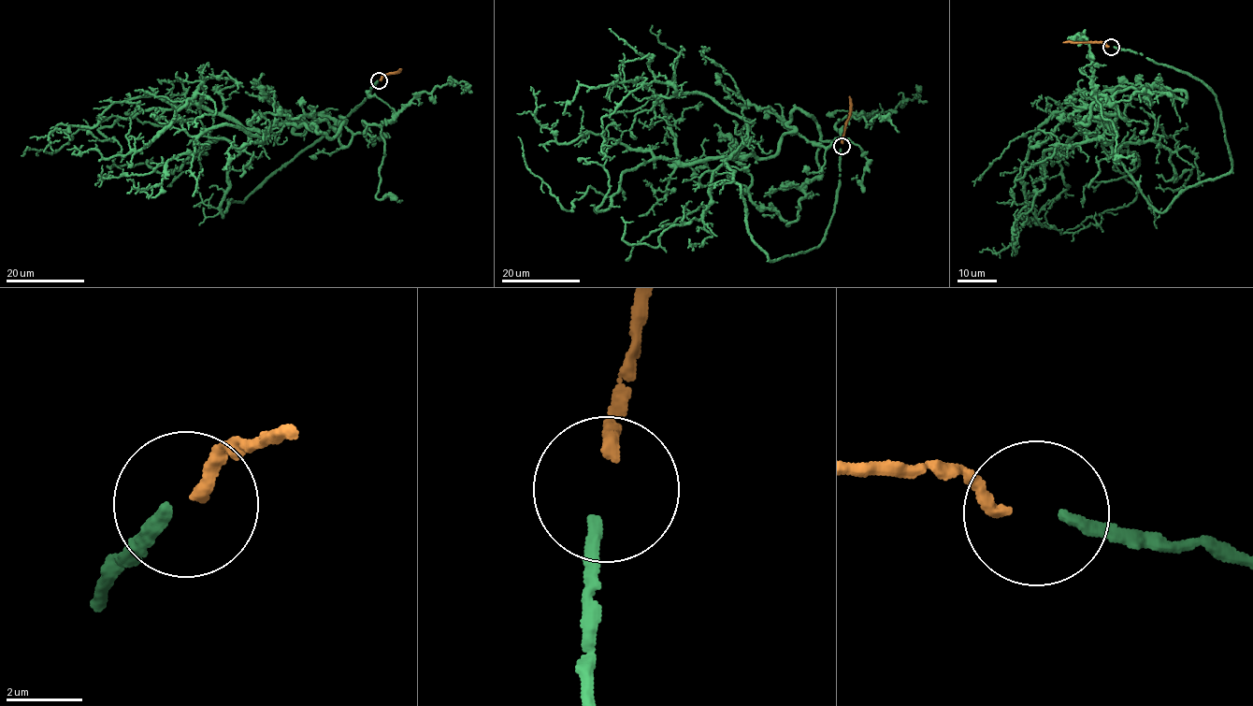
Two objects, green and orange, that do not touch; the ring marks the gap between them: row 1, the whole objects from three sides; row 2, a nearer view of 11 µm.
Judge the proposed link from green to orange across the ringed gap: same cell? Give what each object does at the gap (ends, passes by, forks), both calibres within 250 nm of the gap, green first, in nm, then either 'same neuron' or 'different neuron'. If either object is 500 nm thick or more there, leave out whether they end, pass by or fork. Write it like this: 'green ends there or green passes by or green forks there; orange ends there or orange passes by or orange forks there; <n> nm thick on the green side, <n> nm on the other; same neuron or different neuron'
green ends there; orange ends there; 320 nm thick on the green side, 320 nm on the other; same neuron

